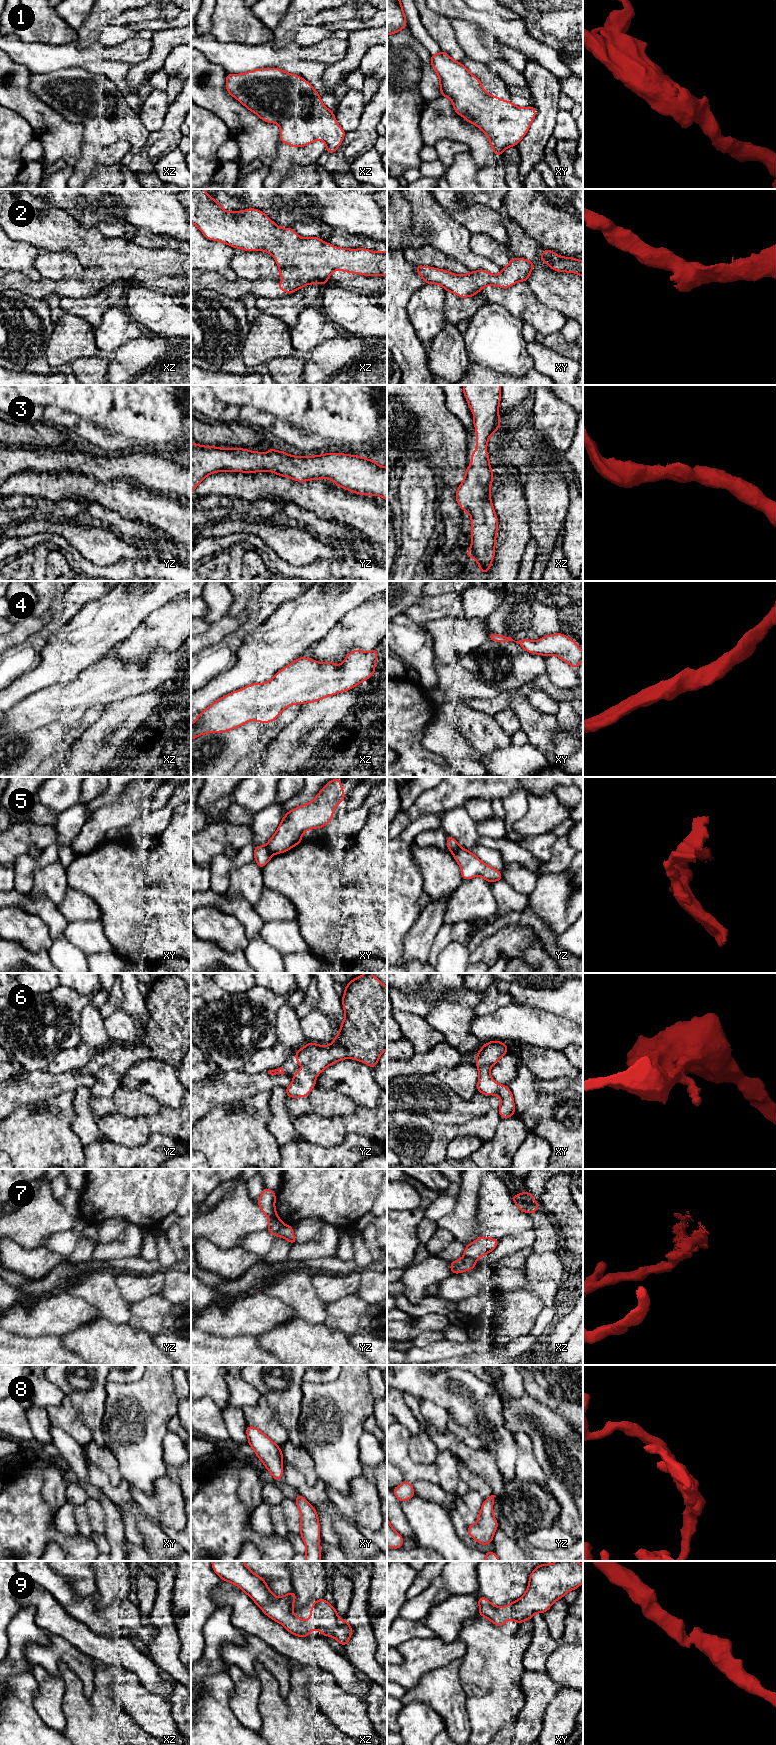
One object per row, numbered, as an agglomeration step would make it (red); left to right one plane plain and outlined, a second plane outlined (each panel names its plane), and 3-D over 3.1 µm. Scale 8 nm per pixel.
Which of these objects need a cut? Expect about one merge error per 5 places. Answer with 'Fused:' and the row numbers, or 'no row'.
Fused: 5, 7

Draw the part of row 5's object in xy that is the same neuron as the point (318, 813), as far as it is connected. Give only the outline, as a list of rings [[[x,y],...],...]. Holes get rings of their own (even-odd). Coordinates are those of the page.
[[[332,779],[317,794],[313,801],[286,813],[266,844],[273,854],[284,853],[302,841],[306,830],[323,828],[333,819],[334,807],[344,801],[341,779]]]

